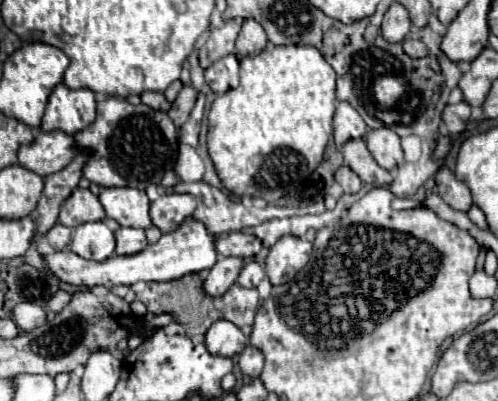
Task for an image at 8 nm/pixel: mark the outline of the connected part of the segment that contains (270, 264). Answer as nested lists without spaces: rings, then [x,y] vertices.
[[[283,235],[267,255],[267,277],[273,285],[283,285],[291,281],[309,261],[311,243],[295,235]]]

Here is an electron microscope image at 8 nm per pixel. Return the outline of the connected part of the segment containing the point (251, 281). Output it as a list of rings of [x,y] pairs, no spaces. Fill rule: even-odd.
[[[247,261],[241,269],[241,273],[239,273],[237,283],[243,285],[243,287],[257,287],[263,277],[265,277],[263,267],[257,261]]]

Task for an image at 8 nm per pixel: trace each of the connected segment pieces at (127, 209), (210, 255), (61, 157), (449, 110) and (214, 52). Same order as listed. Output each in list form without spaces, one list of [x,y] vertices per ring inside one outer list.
[[[123,187],[123,189],[103,189],[99,193],[99,201],[109,219],[115,219],[123,227],[151,227],[149,217],[149,199],[145,191]]]
[[[185,219],[175,231],[161,235],[161,239],[147,249],[135,253],[135,255],[111,255],[105,261],[91,261],[83,259],[71,251],[57,251],[47,255],[47,269],[59,277],[65,283],[79,285],[79,287],[115,287],[115,285],[135,285],[139,281],[167,281],[167,279],[179,279],[189,273],[199,273],[207,271],[215,265],[217,255],[215,255],[215,237],[207,233],[203,223],[199,221],[189,221]]]
[[[63,131],[39,133],[31,145],[23,145],[17,151],[19,165],[37,173],[39,177],[47,177],[51,173],[61,171],[65,165],[73,161],[77,155],[73,137]]]
[[[465,101],[455,103],[455,105],[447,105],[443,109],[443,121],[445,121],[451,135],[459,135],[465,129],[469,117],[471,117],[471,105]]]
[[[235,19],[227,21],[219,29],[213,29],[209,39],[199,49],[199,63],[201,63],[201,67],[207,69],[209,65],[219,61],[221,57],[233,53],[235,51],[235,39],[237,39],[239,31],[241,31],[241,25]]]

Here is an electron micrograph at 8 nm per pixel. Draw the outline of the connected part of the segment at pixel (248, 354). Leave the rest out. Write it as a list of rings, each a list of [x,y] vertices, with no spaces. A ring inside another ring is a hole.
[[[247,345],[245,351],[239,355],[239,367],[241,367],[243,375],[259,377],[261,369],[263,369],[263,353],[259,349]]]

